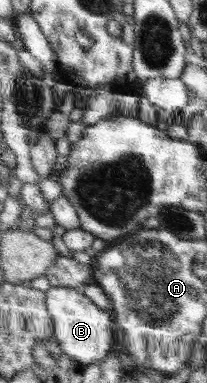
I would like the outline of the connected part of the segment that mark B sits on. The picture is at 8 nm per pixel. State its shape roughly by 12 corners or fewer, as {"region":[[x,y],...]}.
{"region":[[80,290],[45,292],[53,338],[88,366],[112,351],[110,310]]}

